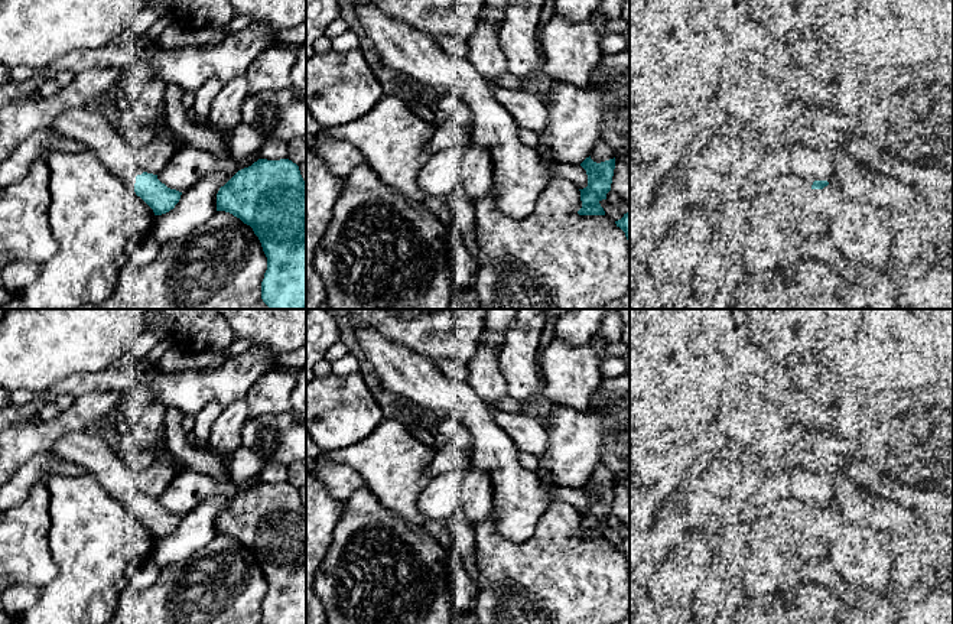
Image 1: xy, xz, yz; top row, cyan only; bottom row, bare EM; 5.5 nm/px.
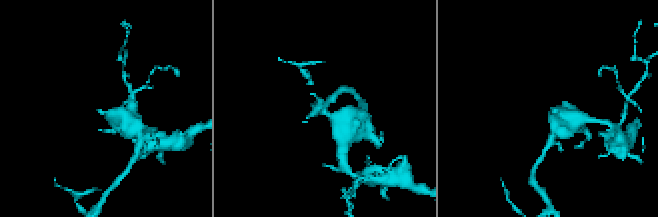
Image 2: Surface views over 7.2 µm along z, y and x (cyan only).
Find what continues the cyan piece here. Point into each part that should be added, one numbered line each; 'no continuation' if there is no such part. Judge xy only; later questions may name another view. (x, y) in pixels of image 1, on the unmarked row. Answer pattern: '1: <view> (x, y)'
1: xy (91, 451)

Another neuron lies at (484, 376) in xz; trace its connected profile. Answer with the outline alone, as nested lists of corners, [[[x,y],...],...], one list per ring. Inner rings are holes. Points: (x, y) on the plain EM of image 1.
[[[482,341],[475,357],[466,364],[466,384],[491,407],[507,397],[507,383],[498,368],[498,352]]]

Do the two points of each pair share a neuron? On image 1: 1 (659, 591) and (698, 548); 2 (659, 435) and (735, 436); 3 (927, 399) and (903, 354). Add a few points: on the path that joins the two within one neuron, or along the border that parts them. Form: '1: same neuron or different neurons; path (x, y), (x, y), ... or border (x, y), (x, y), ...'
1: same neuron; path (669, 581), (692, 558)
2: different neurons; border (716, 403), (716, 425), (729, 445)
3: different neurons; border (937, 384), (929, 389), (906, 390), (890, 399)

